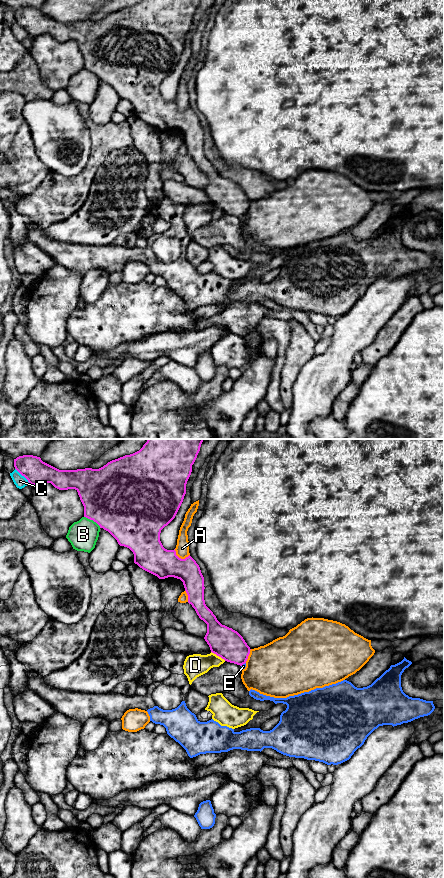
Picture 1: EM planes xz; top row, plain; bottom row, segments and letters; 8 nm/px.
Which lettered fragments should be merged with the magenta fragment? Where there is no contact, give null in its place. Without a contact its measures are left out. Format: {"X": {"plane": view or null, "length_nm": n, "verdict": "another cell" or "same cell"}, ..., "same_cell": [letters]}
{"A": {"plane": "xz", "length_nm": 140, "verdict": "another cell"}, "B": {"plane": "xz", "length_nm": 160, "verdict": "another cell"}, "C": {"plane": "xz", "length_nm": 180, "verdict": "another cell"}, "D": {"plane": "xz", "length_nm": 140, "verdict": "another cell"}, "E": {"plane": "xz", "length_nm": 50, "verdict": "another cell"}, "same_cell": []}

